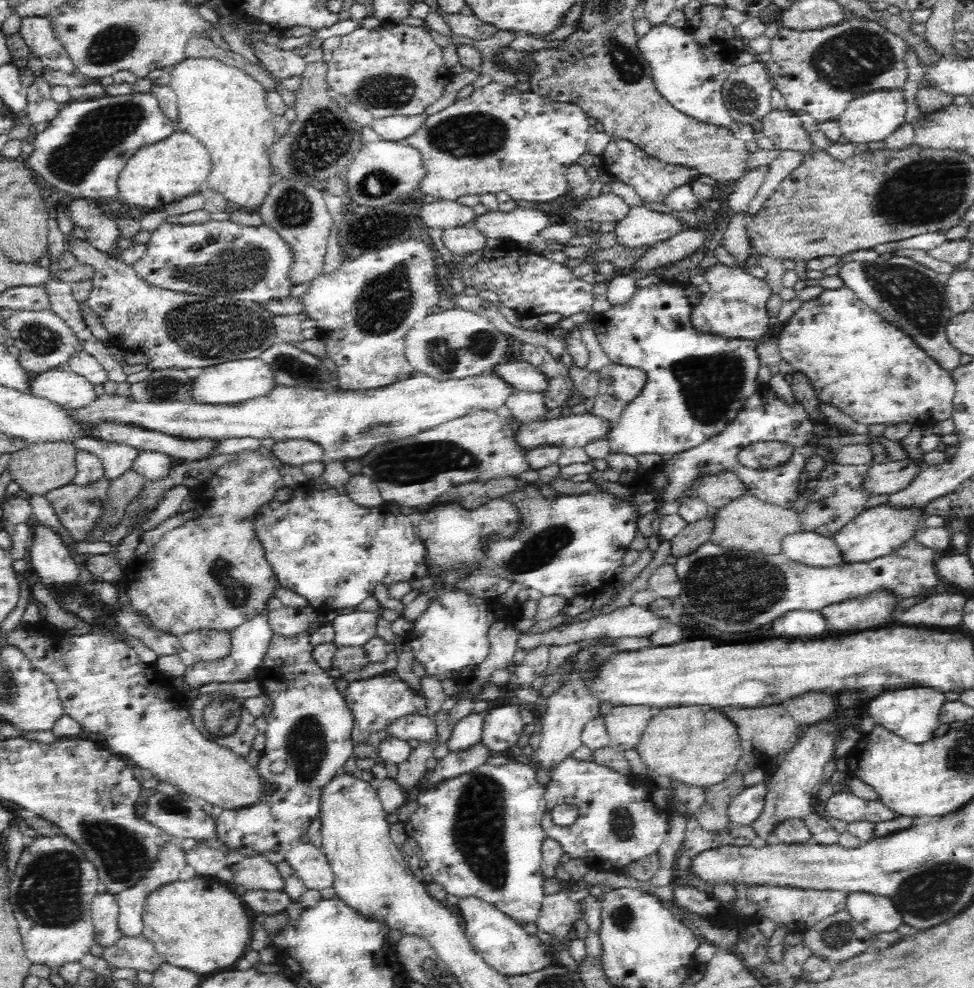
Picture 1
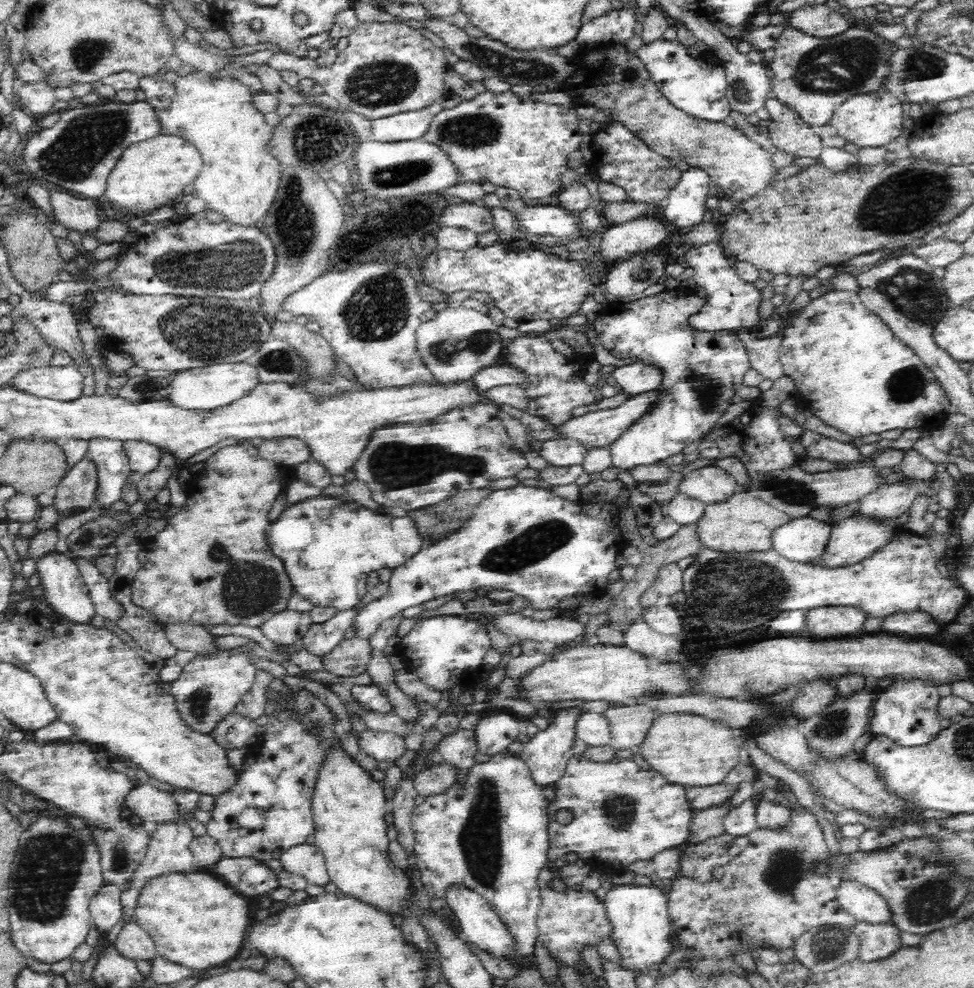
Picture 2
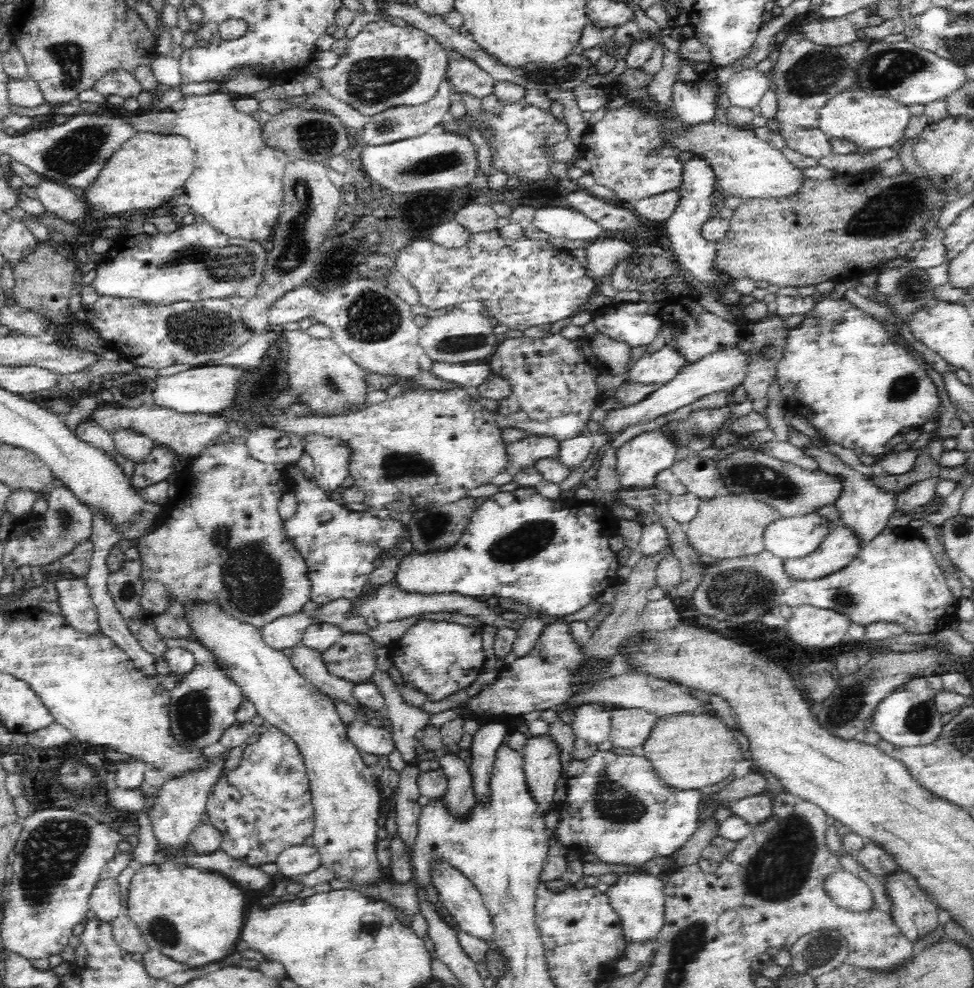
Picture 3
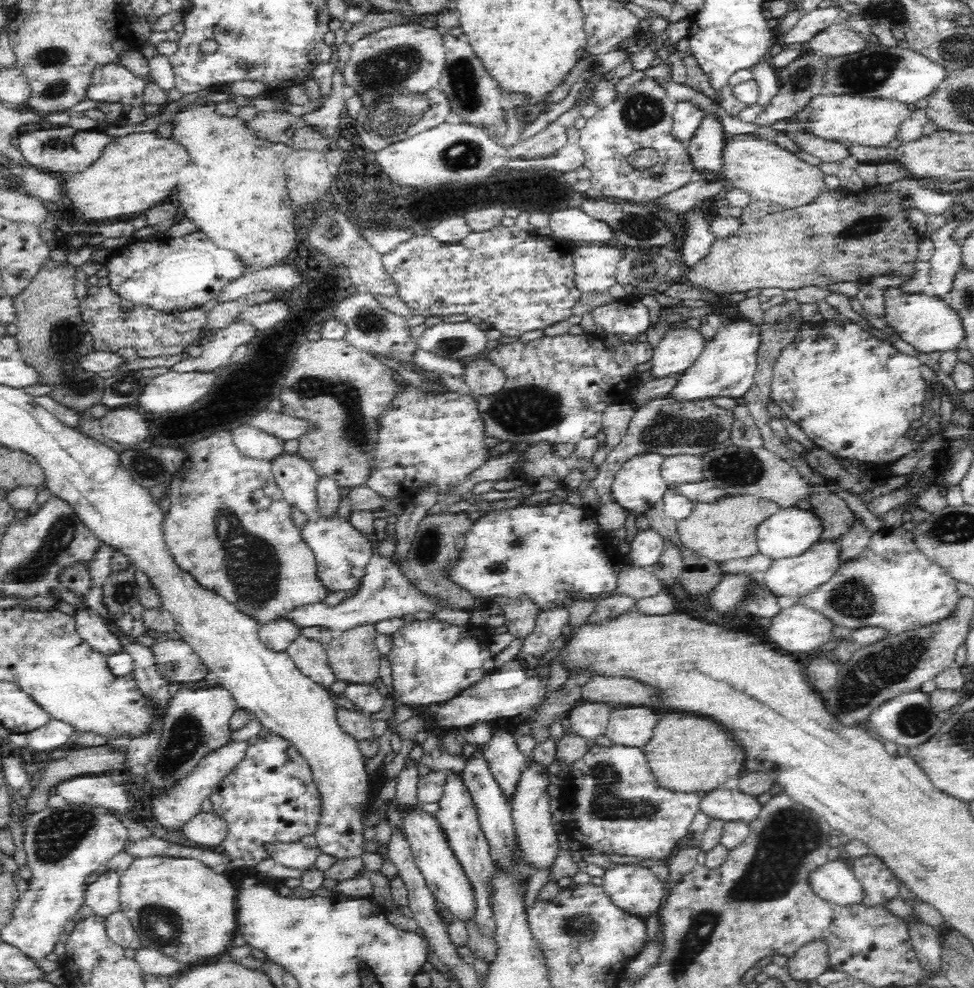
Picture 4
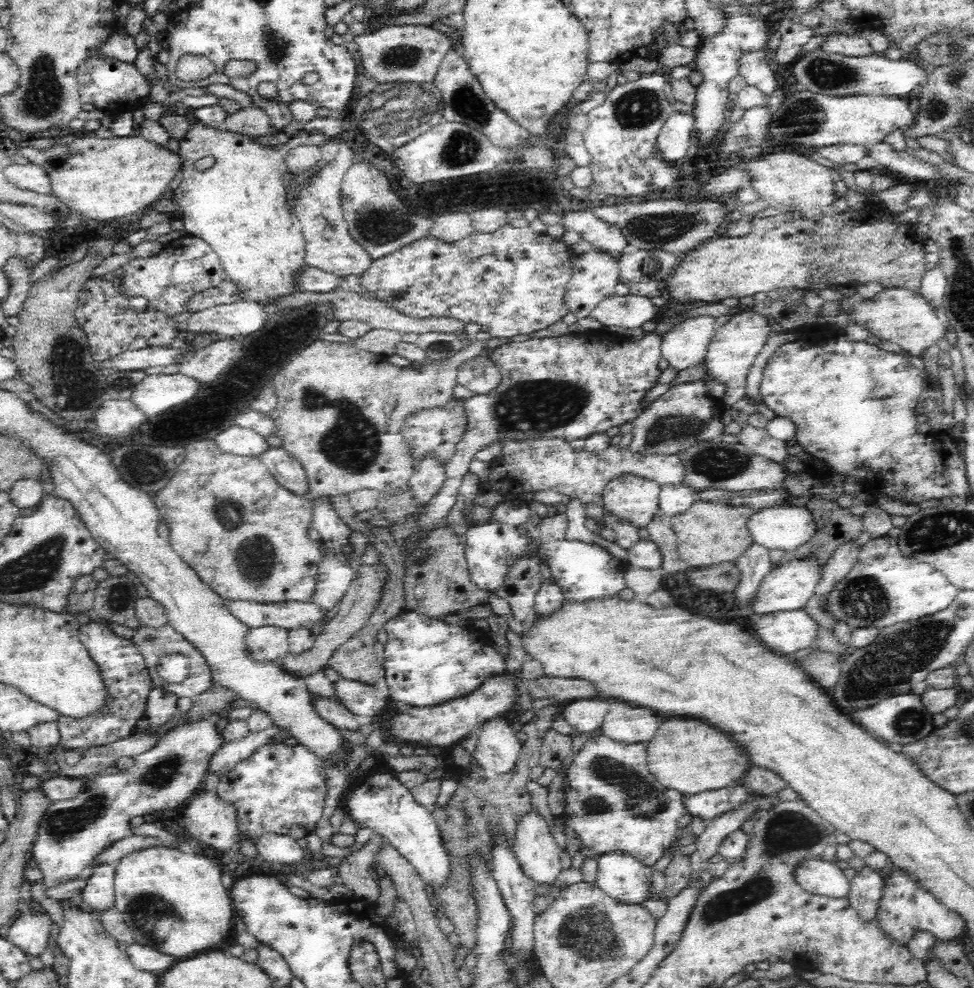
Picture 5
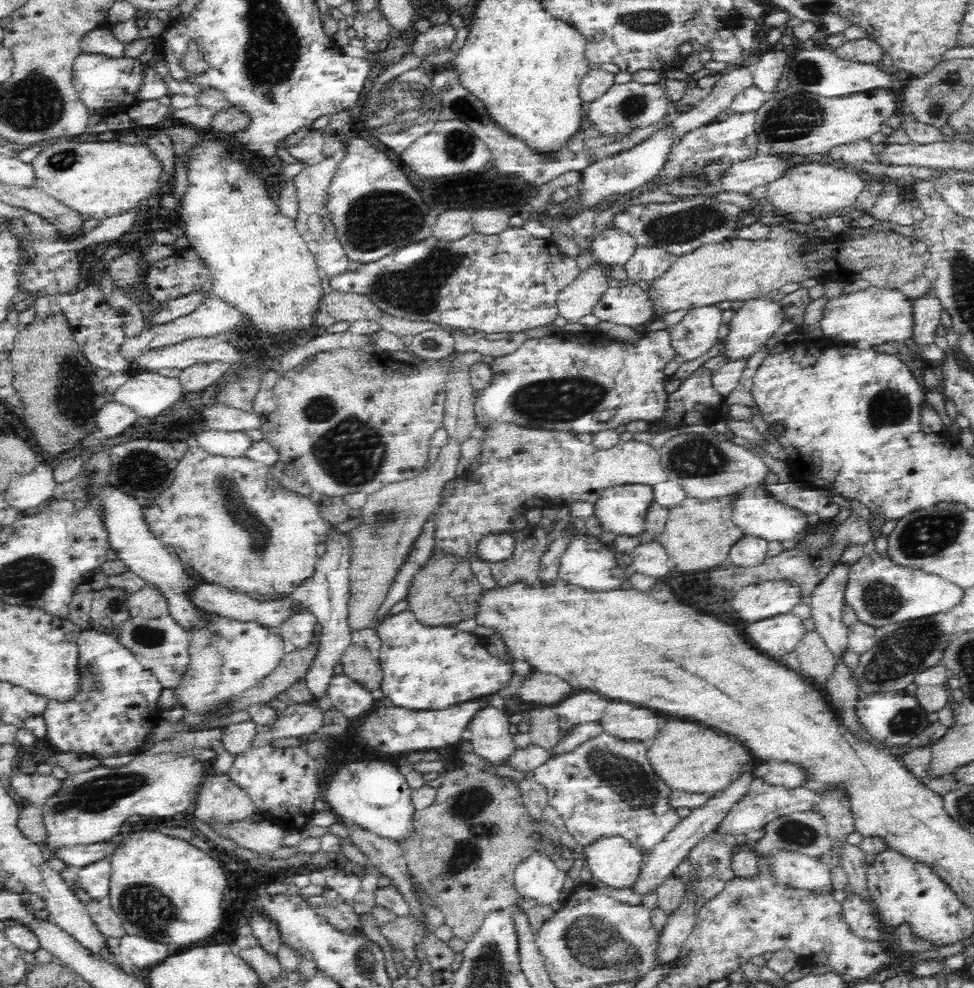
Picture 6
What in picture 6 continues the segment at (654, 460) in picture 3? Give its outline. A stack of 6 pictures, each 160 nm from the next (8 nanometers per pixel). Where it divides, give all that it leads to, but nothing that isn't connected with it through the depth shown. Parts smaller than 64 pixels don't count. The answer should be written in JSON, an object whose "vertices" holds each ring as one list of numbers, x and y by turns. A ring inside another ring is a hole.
{"vertices":[[644,484,612,486,596,500,594,516,603,532,612,532,616,536,639,536,645,531,645,516,654,503,653,487]]}

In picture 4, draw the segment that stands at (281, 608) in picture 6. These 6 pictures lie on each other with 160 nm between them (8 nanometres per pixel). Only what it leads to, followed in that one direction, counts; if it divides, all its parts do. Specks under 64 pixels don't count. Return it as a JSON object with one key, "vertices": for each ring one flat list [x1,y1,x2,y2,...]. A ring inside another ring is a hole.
{"vertices":[[352,510,348,517,349,523,356,527,366,540,371,542,372,554,365,566,365,574,357,587,357,592,353,596,343,600,335,606,328,606,324,602,315,602,297,606,290,611,281,614,279,618,290,620,302,628,312,628,312,626,326,626,335,634,340,634,345,630,354,628,364,623,376,623,380,620,392,619,393,617,406,618,407,614,415,614,419,611,437,611,437,605,431,598,426,598,419,593,419,590,411,585,411,582,400,570,400,565,394,563,389,556,384,556,378,552,378,534,372,525,374,522,373,512]]}

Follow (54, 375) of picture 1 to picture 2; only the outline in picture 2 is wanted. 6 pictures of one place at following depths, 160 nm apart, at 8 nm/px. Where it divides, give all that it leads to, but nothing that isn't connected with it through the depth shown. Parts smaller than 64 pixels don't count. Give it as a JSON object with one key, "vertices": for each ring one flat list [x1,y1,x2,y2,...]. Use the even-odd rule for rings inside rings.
{"vertices":[[74,364,20,370,6,386,36,397,68,401,83,396,84,376]]}

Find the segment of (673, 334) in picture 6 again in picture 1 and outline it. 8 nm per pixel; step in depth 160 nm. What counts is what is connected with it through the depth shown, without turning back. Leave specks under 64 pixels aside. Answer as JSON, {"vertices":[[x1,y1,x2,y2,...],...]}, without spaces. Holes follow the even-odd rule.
{"vertices":[[612,362,602,368,599,374,601,381,610,388,608,394,629,403,639,396,648,381,646,371]]}

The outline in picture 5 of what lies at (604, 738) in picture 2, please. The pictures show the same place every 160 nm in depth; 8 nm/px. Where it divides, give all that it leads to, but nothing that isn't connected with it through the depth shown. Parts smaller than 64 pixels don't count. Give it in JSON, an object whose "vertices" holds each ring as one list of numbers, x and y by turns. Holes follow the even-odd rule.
{"vertices":[[602,697,576,699,566,702,561,715,568,724,580,732,593,731,601,726,608,714,611,700]]}

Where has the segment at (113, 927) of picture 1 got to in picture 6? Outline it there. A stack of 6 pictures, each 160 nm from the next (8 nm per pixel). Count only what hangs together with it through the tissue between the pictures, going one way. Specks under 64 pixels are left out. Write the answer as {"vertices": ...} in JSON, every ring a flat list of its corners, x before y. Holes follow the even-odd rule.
{"vertices":[[110,857,96,860,92,864,76,869,79,888,87,893,88,898,102,900,109,896,111,862]]}

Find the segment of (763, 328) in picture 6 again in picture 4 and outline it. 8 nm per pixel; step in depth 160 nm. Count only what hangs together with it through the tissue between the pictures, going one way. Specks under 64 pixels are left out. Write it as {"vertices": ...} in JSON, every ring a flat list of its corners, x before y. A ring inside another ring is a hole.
{"vertices":[[736,318,730,324,723,324,719,331,705,344,700,357,686,370,679,382,679,386,668,394,669,398,675,400,700,400,712,399,715,397,744,397,753,384,755,373,757,372,758,348,762,342,760,326,752,324,748,319]]}

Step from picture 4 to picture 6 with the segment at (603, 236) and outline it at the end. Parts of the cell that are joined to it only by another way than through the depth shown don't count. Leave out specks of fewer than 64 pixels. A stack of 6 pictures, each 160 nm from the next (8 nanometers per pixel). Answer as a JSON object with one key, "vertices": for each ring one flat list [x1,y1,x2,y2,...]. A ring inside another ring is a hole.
{"vertices":[[616,227,594,233,590,241,590,251,595,261,610,264,614,268,624,267,638,247,636,239,631,234]]}

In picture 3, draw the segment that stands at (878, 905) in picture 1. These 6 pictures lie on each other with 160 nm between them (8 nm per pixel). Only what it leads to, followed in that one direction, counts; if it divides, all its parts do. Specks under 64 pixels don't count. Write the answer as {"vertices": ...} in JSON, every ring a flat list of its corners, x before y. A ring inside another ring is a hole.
{"vertices":[[838,868,824,878,824,891,840,909,861,912,874,908,872,890,851,870]]}

